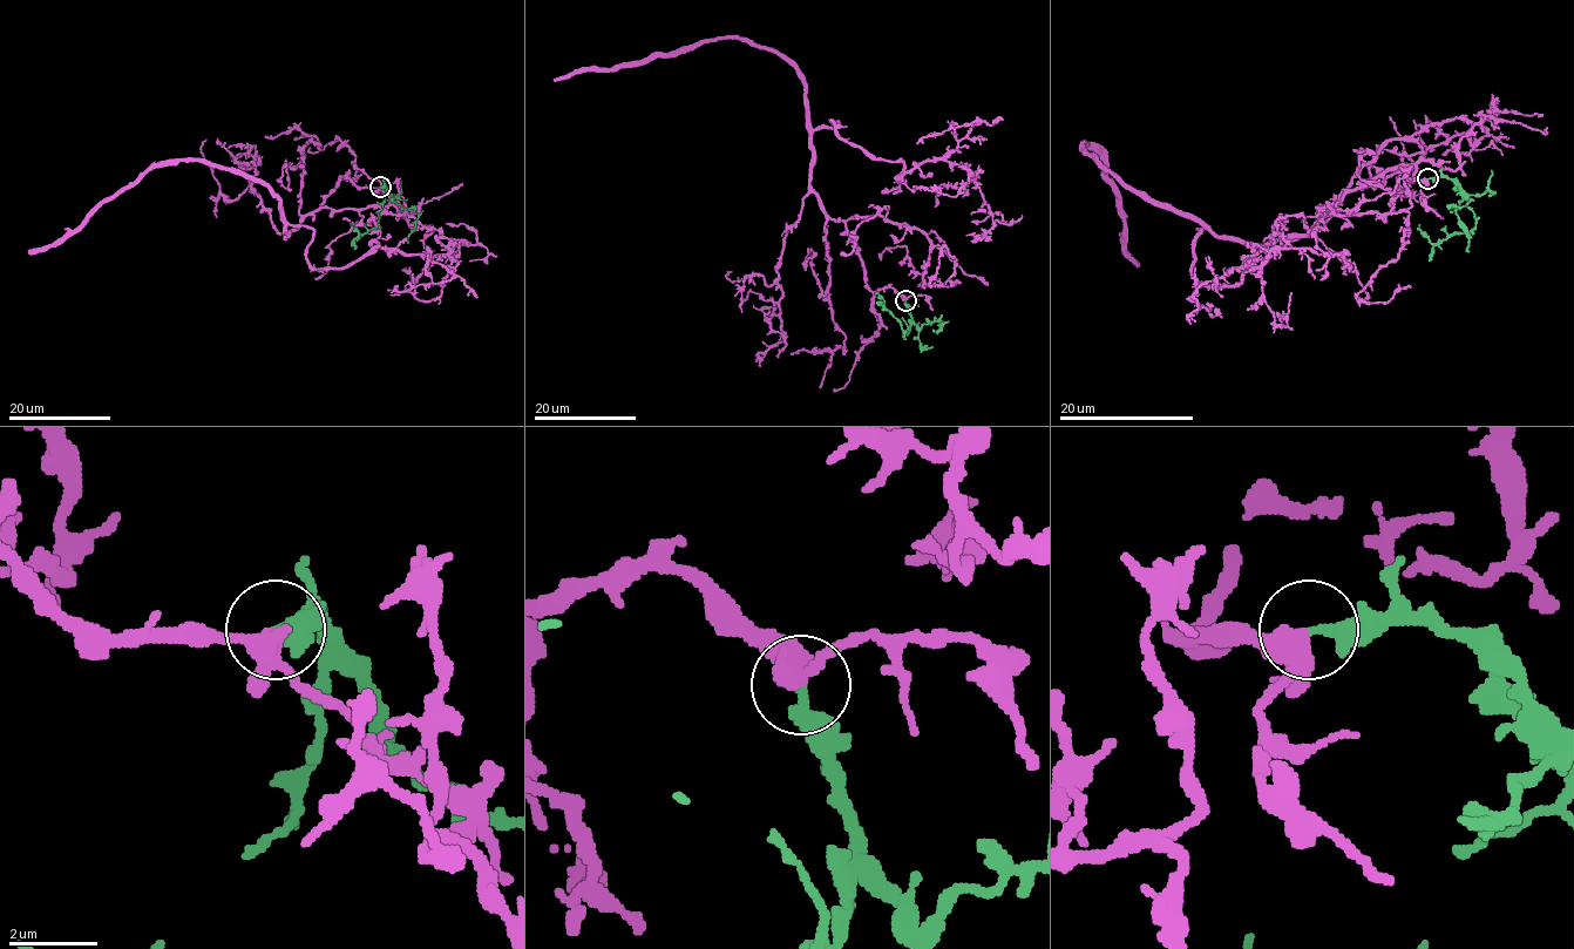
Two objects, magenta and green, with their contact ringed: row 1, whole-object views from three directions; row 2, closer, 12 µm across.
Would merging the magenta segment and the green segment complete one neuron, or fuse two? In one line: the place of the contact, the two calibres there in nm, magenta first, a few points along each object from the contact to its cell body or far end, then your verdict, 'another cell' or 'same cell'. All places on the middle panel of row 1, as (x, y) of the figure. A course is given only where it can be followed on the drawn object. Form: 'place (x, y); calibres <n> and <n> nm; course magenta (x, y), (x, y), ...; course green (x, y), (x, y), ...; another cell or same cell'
place (906, 300); calibres 360 and 320 nm; course magenta (904, 300), (890, 287), (873, 291), (854, 239), (822, 208), (804, 79), (773, 52), (705, 39), (554, 81); course green (904, 300), (911, 325), (903, 336), (902, 324), (875, 293); same cell

